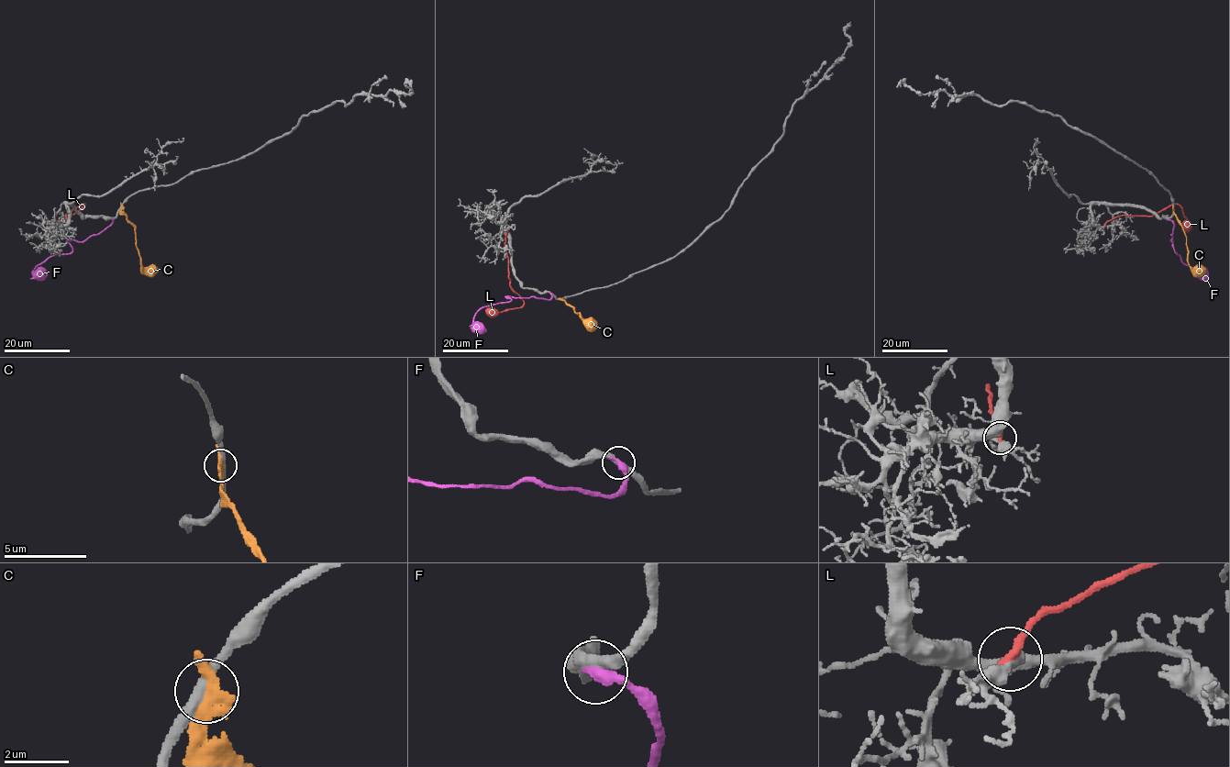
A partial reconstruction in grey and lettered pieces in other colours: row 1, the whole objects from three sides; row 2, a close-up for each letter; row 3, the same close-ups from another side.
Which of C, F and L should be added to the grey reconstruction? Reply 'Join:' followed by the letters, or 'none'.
Join: F

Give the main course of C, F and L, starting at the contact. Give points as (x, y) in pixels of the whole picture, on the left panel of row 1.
C: (121, 206), (122, 213), (134, 227), (140, 264), (149, 276), (151, 272)
F: (111, 219), (108, 227), (83, 241), (70, 239), (71, 252), (50, 256), (37, 266), (36, 270), (42, 278)
L: (69, 226), (66, 215), (70, 216), (84, 204), (74, 213), (54, 221), (47, 230)

